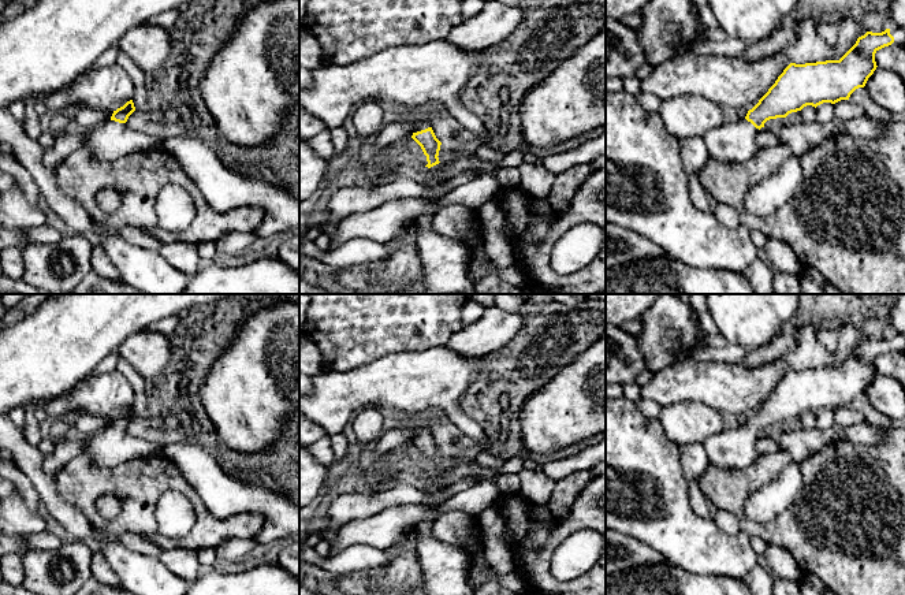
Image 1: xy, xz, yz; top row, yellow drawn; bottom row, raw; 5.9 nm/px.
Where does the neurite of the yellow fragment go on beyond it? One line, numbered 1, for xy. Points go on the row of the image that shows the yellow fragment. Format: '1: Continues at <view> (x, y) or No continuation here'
1: Continues at xy (112, 140)

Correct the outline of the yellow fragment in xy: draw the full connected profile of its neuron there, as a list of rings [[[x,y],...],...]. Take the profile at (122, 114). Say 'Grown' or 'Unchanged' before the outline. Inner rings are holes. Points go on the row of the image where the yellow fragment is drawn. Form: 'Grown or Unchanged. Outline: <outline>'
Grown. Outline: [[[133,100],[113,111],[111,119],[94,129],[85,130],[83,148],[98,160],[116,160],[130,153],[160,145],[154,138],[131,130],[126,122],[135,111]]]

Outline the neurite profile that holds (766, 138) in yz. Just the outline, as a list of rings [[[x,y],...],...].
[[[761,127],[757,131],[756,141],[759,149],[767,149],[771,146],[776,146],[779,144],[779,137],[770,131],[767,127]]]

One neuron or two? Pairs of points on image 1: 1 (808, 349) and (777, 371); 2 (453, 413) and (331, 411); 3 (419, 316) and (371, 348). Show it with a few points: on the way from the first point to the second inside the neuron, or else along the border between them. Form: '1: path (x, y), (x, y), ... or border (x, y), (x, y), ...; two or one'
1: border (779, 357), (793, 368); two
2: path (423, 394), (361, 394); one
3: path (406, 316), (402, 316), (383, 335); one

